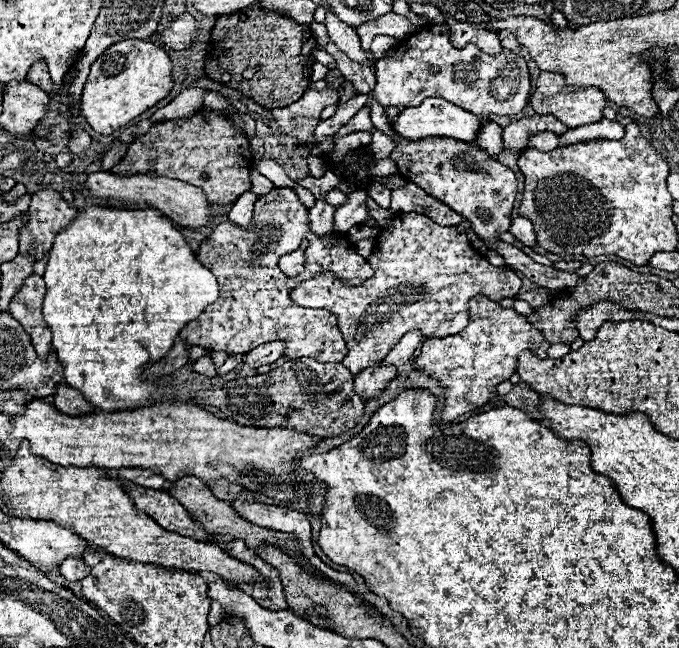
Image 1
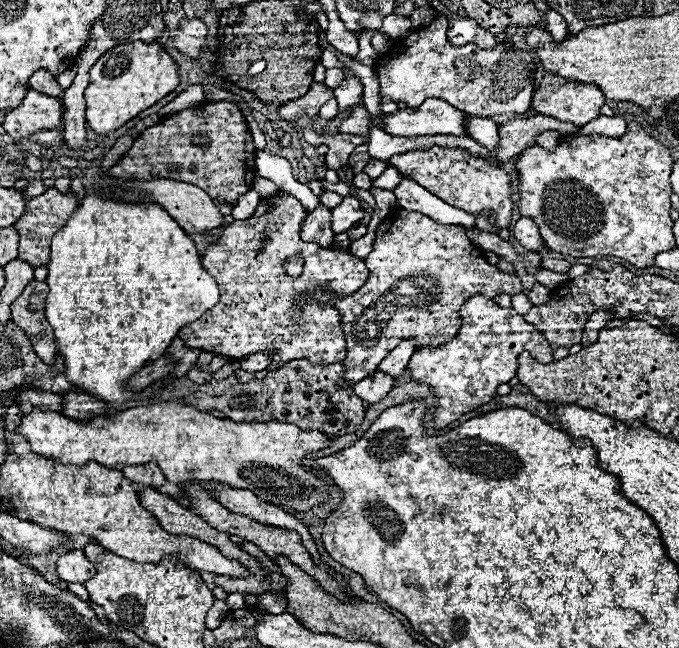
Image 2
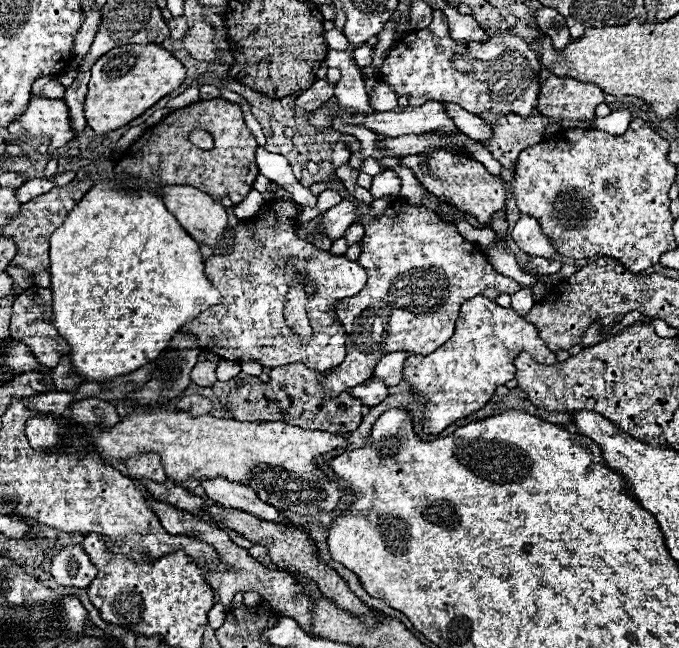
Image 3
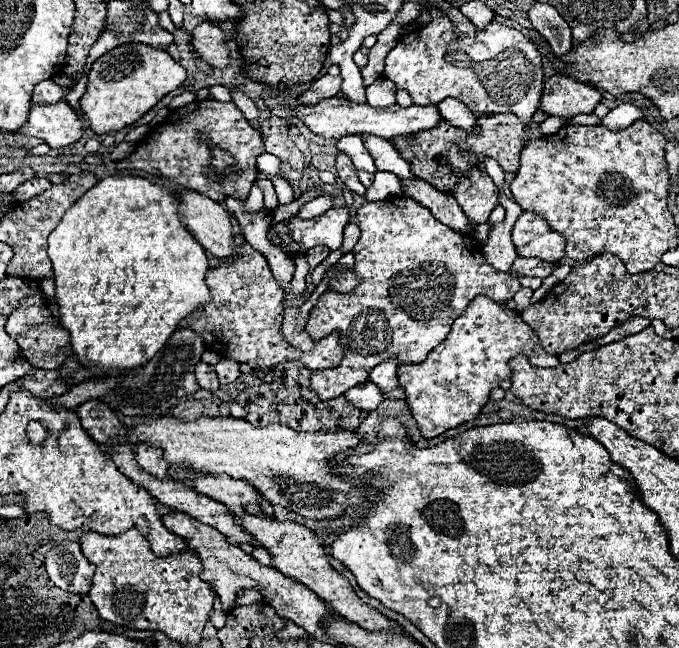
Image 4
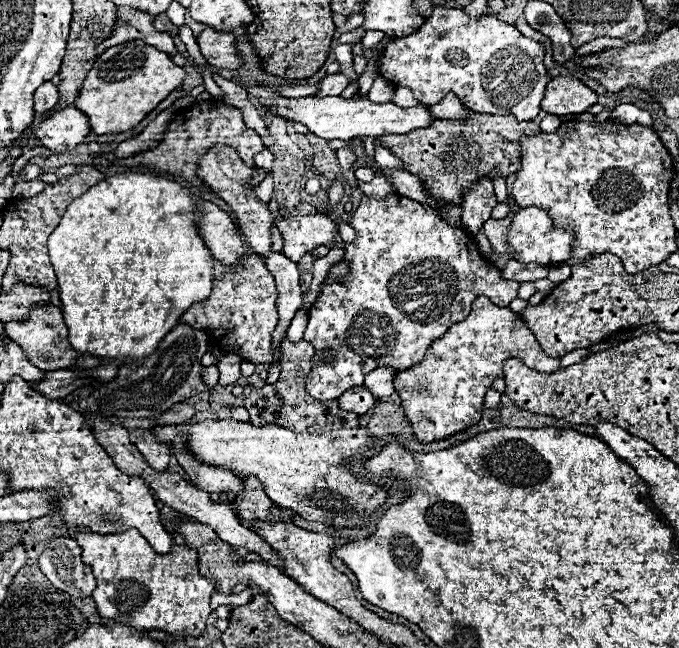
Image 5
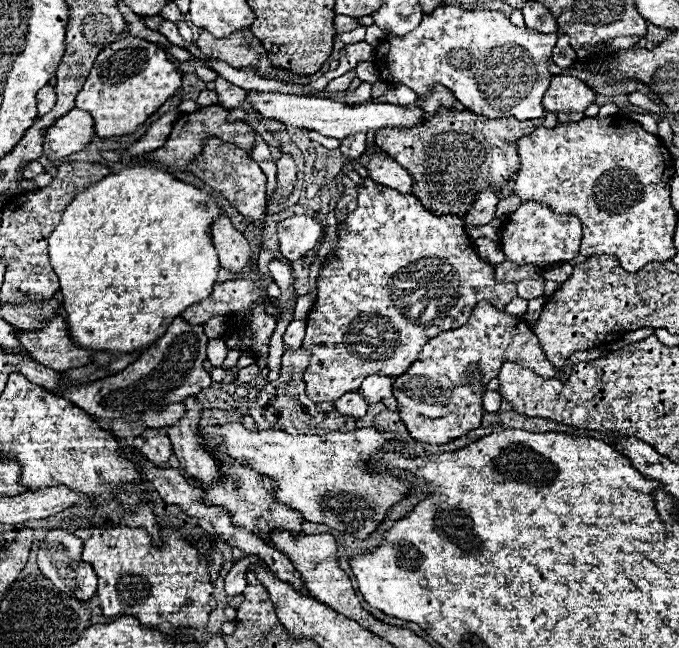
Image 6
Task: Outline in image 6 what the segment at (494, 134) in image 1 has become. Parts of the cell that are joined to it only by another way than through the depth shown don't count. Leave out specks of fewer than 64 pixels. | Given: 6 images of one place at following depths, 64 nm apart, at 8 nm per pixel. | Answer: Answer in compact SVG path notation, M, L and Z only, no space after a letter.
M438 86L438 88L434 88L434 92L426 98L426 100L418 100L418 106L426 112L426 114L430 114L430 116L434 116L436 112L438 112L438 108L448 108L448 110L456 110L456 98L454 98L454 94L448 90L448 88L442 88L442 86Z

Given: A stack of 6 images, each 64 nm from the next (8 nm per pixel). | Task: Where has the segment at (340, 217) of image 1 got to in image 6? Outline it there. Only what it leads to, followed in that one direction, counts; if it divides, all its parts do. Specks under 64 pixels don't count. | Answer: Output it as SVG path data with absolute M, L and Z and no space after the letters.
M292 216L278 222L278 244L282 258L296 262L324 240L324 226L312 216Z

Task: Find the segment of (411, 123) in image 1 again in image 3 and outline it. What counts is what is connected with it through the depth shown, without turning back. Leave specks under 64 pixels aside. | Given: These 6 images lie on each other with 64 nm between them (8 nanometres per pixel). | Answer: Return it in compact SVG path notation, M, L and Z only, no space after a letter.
M428 100L426 104L414 106L398 106L392 112L372 112L370 116L354 116L350 110L342 116L350 124L362 124L372 132L398 138L404 134L428 134L428 132L458 132L458 126L448 116L446 108L438 100Z

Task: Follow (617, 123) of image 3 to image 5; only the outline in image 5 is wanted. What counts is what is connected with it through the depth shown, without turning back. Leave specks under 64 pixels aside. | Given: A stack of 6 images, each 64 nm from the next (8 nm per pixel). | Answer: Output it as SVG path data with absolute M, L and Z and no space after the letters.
M620 104L616 106L610 116L608 116L608 122L620 122L620 124L646 124L646 126L652 126L652 118L646 110L634 106L634 104Z

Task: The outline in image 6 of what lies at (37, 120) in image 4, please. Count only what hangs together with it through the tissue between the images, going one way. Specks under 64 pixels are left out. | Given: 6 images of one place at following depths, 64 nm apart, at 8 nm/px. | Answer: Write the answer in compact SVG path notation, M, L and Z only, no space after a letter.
M72 108L64 116L60 116L50 128L46 128L44 152L50 160L60 160L86 148L92 136L94 136L92 116L80 108Z

